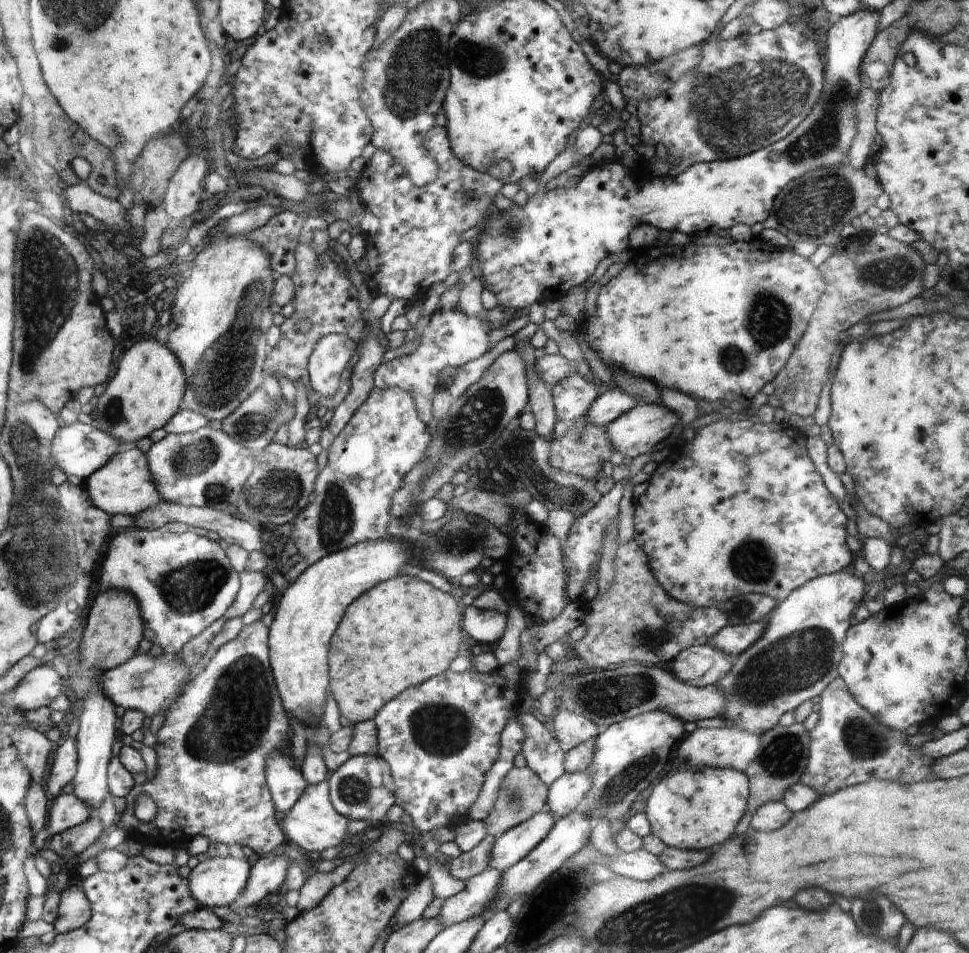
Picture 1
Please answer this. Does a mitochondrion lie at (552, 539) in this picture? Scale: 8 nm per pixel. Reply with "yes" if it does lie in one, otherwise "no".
no

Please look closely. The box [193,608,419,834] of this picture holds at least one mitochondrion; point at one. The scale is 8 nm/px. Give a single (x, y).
(355, 791)

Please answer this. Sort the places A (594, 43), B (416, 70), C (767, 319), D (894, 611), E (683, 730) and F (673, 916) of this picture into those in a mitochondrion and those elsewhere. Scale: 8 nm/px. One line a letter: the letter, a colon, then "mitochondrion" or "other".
A: other
B: mitochondrion
C: mitochondrion
D: other
E: other
F: mitochondrion

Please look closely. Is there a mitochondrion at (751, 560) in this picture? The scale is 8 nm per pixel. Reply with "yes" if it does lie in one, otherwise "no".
yes

